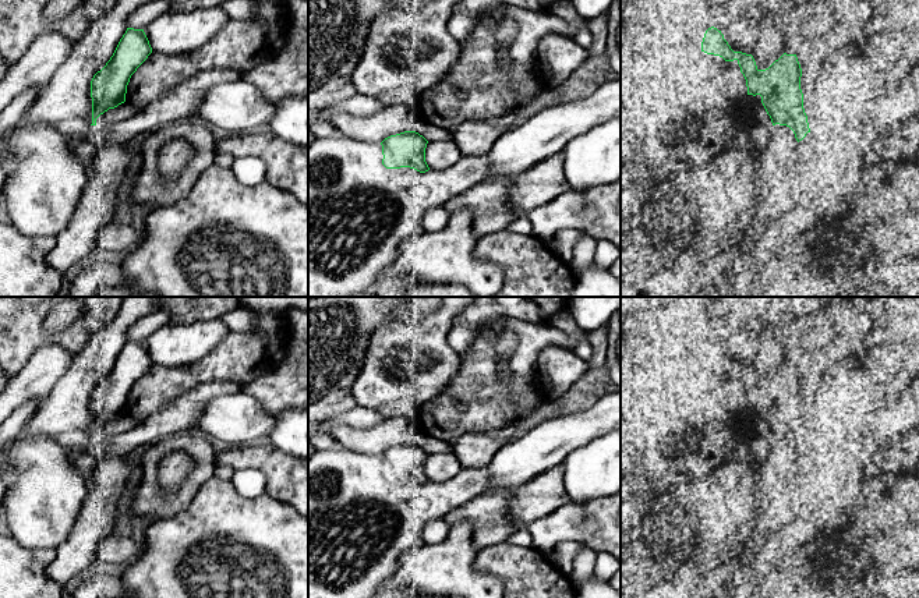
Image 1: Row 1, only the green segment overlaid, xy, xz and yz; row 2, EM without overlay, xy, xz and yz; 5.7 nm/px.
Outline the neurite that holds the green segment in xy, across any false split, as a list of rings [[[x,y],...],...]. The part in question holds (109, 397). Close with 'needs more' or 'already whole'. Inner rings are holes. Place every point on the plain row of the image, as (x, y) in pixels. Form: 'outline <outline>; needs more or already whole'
outline [[[127,340],[113,368],[91,393],[92,436],[96,431],[126,414],[131,388],[152,365],[144,342]]]; already whole

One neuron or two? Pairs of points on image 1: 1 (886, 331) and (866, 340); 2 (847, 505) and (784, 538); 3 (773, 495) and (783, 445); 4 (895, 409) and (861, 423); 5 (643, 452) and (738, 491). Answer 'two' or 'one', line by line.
1: one
2: one
3: one
4: two
5: two

